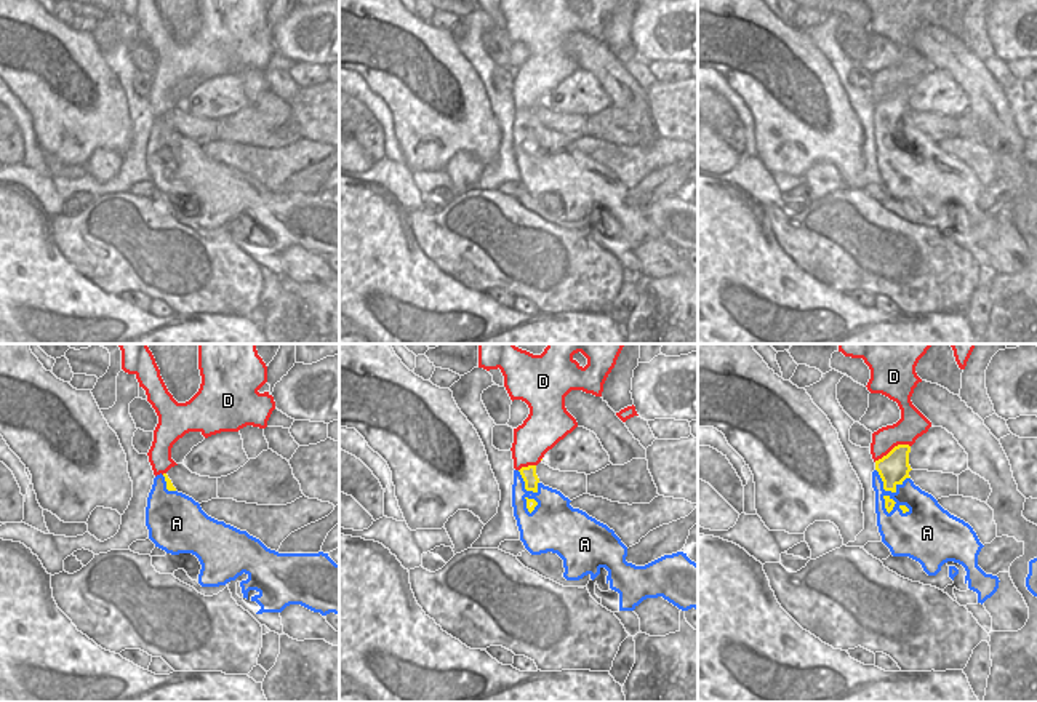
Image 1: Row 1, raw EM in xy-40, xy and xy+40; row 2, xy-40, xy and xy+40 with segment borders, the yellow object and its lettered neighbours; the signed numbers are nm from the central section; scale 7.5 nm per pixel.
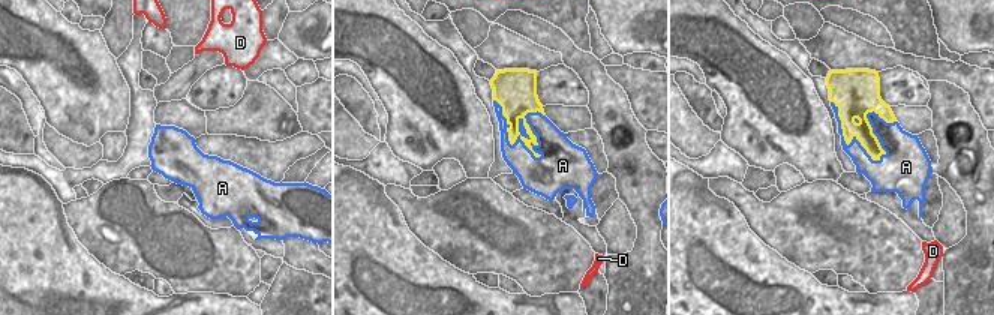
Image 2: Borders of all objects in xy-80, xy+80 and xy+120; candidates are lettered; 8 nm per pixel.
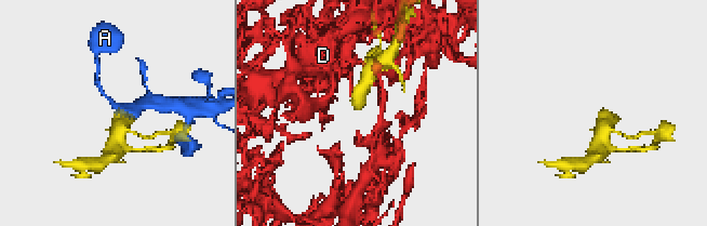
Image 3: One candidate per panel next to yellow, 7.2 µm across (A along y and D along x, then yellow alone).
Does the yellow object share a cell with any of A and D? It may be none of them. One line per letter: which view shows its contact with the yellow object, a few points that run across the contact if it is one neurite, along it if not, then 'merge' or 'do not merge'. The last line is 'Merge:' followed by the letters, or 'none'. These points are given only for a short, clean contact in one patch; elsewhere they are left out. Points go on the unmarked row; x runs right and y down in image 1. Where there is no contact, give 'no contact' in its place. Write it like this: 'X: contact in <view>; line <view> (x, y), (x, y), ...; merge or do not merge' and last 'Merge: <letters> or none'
A: contact in xy+40; merge
D: contact in xy+40; do not merge
Merge: A

